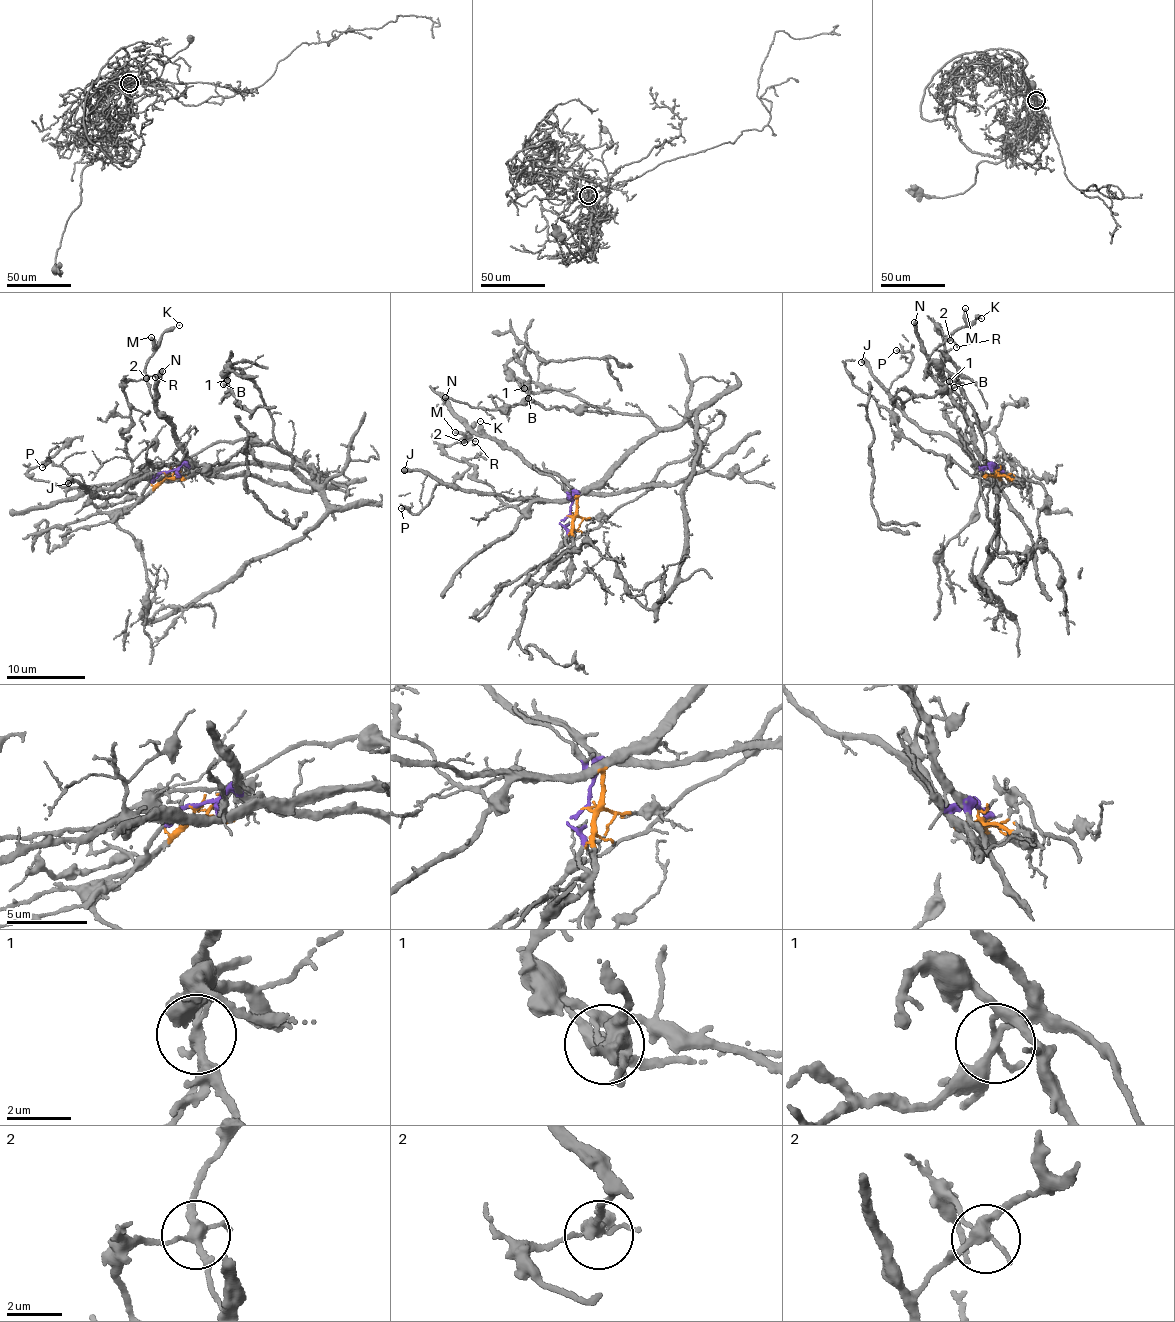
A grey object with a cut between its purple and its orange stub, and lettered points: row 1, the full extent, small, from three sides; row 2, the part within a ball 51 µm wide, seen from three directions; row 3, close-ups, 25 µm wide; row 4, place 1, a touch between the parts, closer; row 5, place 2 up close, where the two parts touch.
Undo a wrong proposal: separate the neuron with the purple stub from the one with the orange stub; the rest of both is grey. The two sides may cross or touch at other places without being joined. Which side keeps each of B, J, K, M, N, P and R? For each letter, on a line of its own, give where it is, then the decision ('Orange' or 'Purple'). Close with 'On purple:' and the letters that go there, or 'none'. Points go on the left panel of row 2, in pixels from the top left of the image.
B: Place: (223, 384). Orange
J: Place: (68, 483). Orange
K: Place: (179, 325). Purple
M: Place: (151, 337). Purple
N: Place: (162, 371). Purple
P: Place: (42, 467). Orange
R: Place: (155, 377). Orange
On purple: K, M, N

